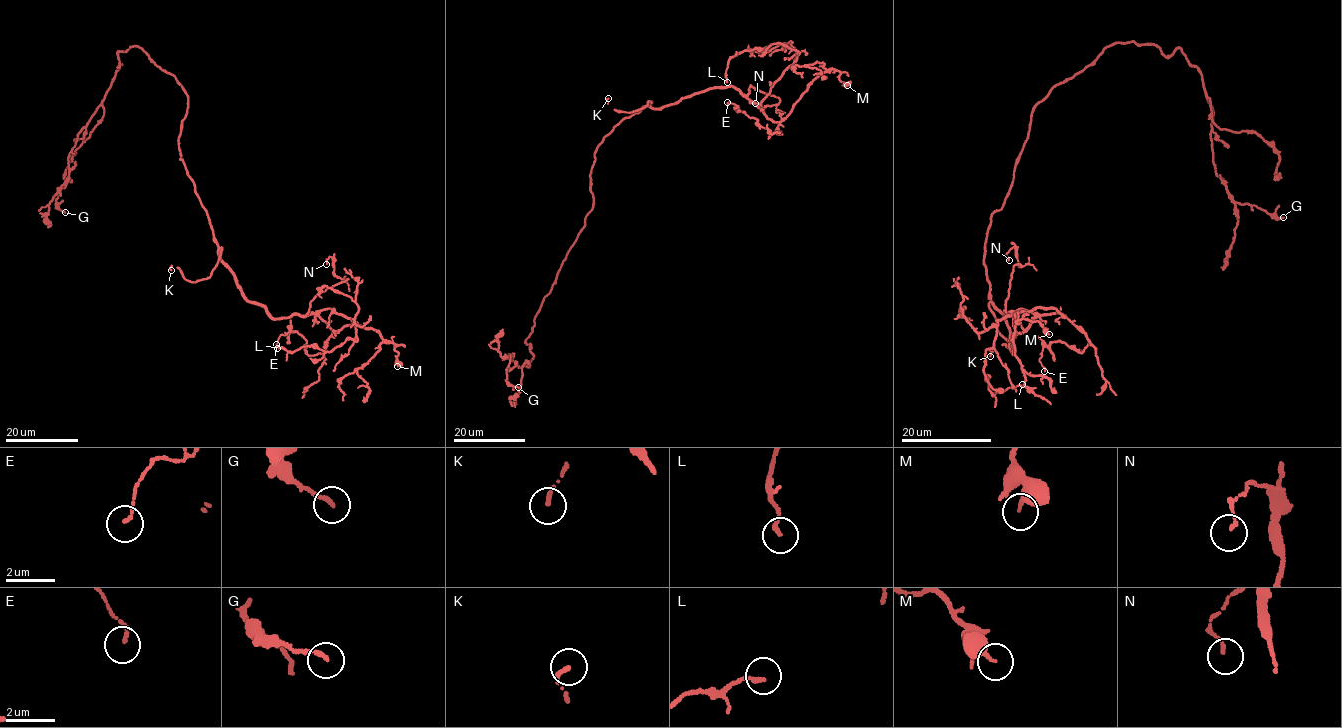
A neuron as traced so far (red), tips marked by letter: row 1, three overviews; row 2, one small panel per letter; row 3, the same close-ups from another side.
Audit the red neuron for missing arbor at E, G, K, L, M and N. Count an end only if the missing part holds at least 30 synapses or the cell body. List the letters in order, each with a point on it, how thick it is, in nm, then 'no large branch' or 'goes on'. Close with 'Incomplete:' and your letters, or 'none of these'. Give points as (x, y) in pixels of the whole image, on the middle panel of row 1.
E: (727, 102) | 120 nm | no large branch
G: (518, 387) | 170 nm | no large branch
K: (608, 98) | 170 nm | goes on
L: (727, 82) | 160 nm | no large branch
M: (847, 85) | 360 nm | no large branch
N: (755, 103) | 110 nm | no large branch
Incomplete: K

